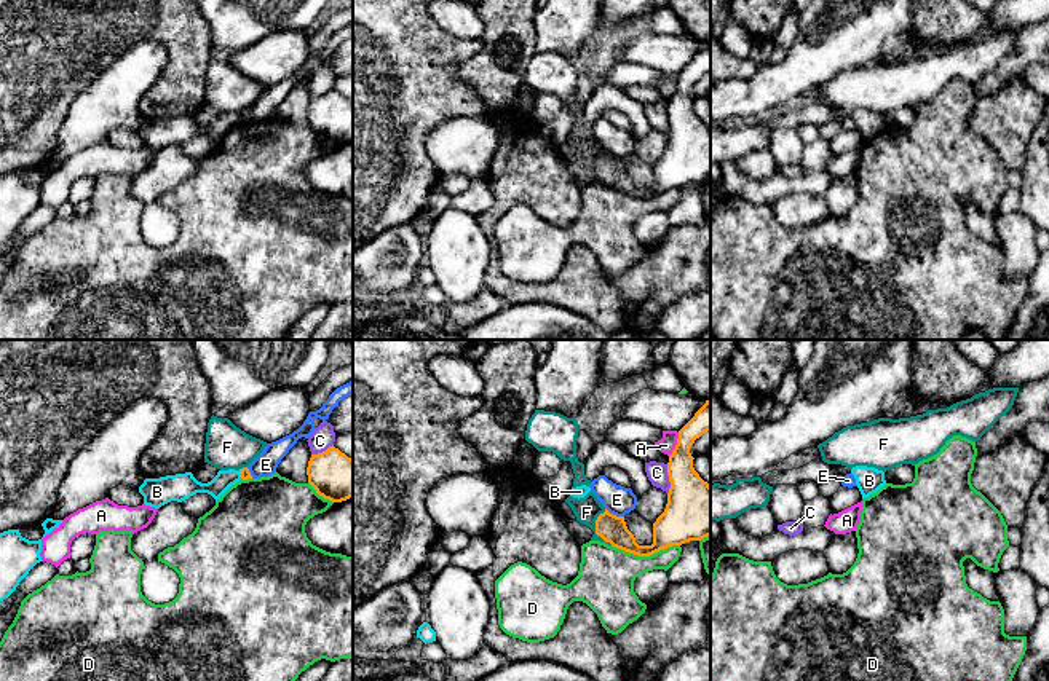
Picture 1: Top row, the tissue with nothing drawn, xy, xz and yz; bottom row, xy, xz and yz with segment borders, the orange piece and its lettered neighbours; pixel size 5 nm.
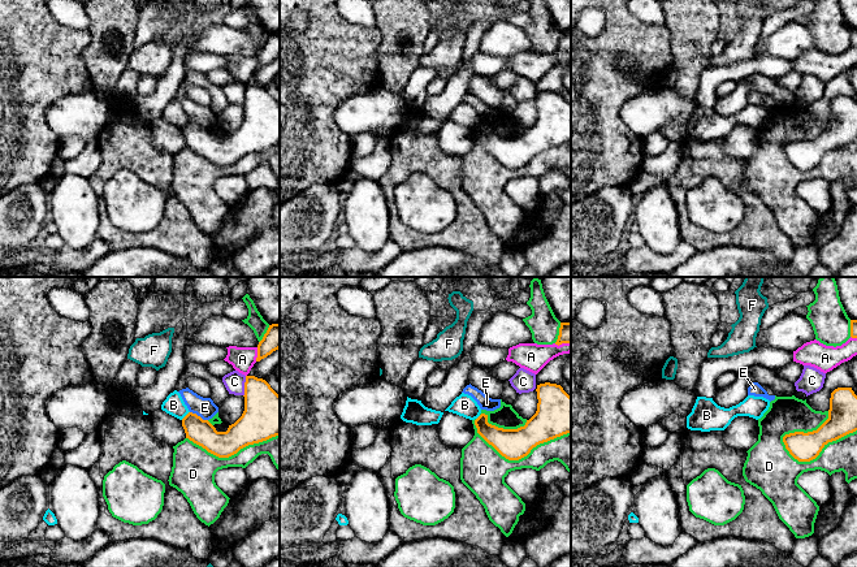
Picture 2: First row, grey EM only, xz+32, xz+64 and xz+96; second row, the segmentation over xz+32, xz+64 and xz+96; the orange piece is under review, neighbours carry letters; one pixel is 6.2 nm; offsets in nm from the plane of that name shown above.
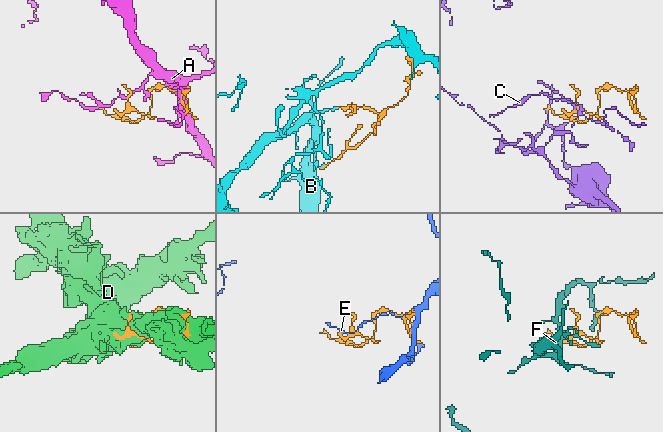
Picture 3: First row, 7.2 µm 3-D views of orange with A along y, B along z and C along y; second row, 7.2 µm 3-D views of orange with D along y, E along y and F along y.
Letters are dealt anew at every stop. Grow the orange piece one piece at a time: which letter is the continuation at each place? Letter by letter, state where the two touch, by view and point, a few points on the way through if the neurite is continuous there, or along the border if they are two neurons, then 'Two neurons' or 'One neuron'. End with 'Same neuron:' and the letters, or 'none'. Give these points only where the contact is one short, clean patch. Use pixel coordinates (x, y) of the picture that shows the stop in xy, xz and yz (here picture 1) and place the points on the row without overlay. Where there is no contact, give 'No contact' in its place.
A: Touches orange at xz (676, 88). Two neurons
B: Touches orange at xy (240, 115). Two neurons
C: Touches orange at xz (669, 122). Two neurons
D: Touches orange at xz (645, 198). Two neurons
E: Touches orange at xz (615, 158). Two neurons
F: Touches orange at xz (596, 173). Boundary: xz (604, 152), (596, 163), (596, 176), (612, 187). Two neurons
Same neuron: none

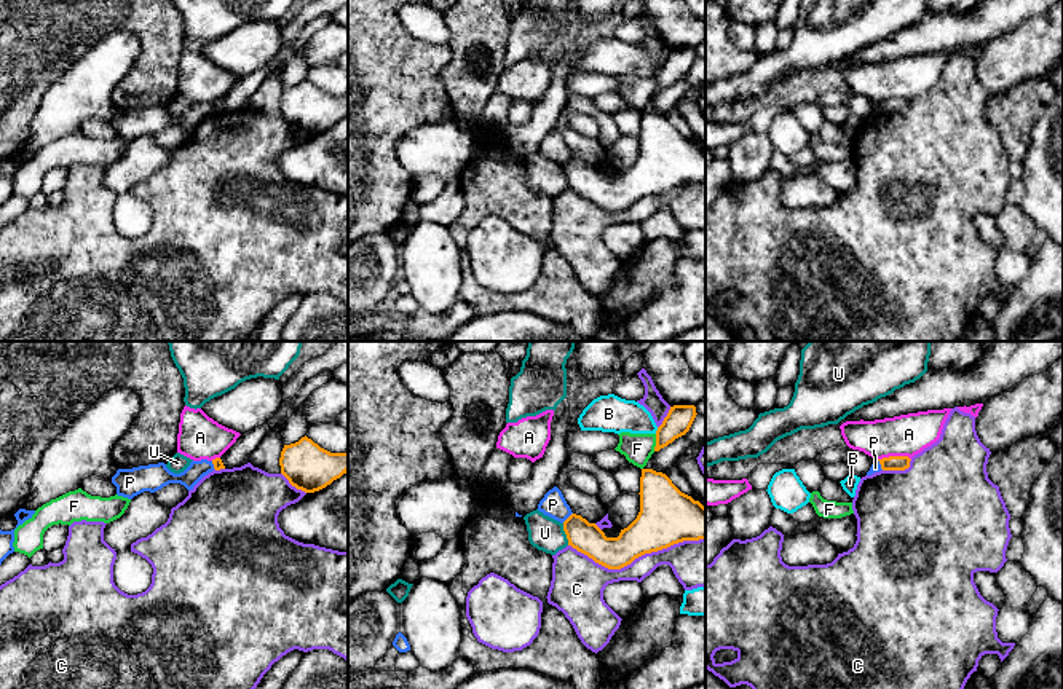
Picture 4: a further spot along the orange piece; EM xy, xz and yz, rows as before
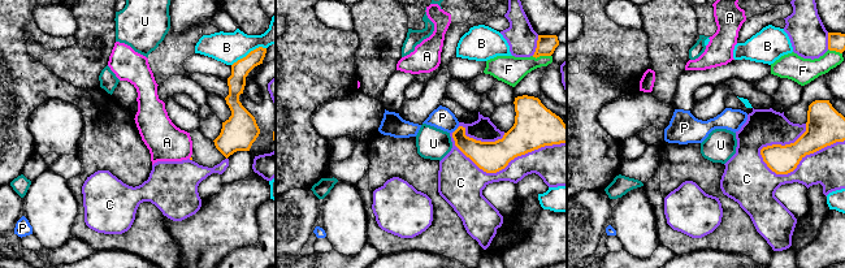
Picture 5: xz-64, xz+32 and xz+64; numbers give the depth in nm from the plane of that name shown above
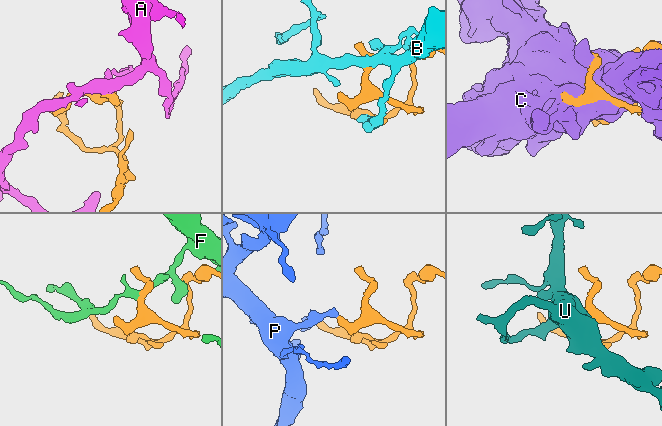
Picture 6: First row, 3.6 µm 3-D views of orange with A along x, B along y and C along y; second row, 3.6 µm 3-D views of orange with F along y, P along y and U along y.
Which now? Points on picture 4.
A: Touches orange at yz (894, 99). Boundary: yz (910, 101), (883, 99), (878, 102). Two neurons
B: Touches orange at xz (656, 74). Two neurons
C: Touches orange at xz (636, 200). Two neurons
F: Touches orange at xz (656, 85). Two neurons
P: Touches orange at xz (569, 160). Two neurons
U: Touches orange at xz (565, 176). Boundary: xz (562, 166), (569, 187). Two neurons
Same neuron: none

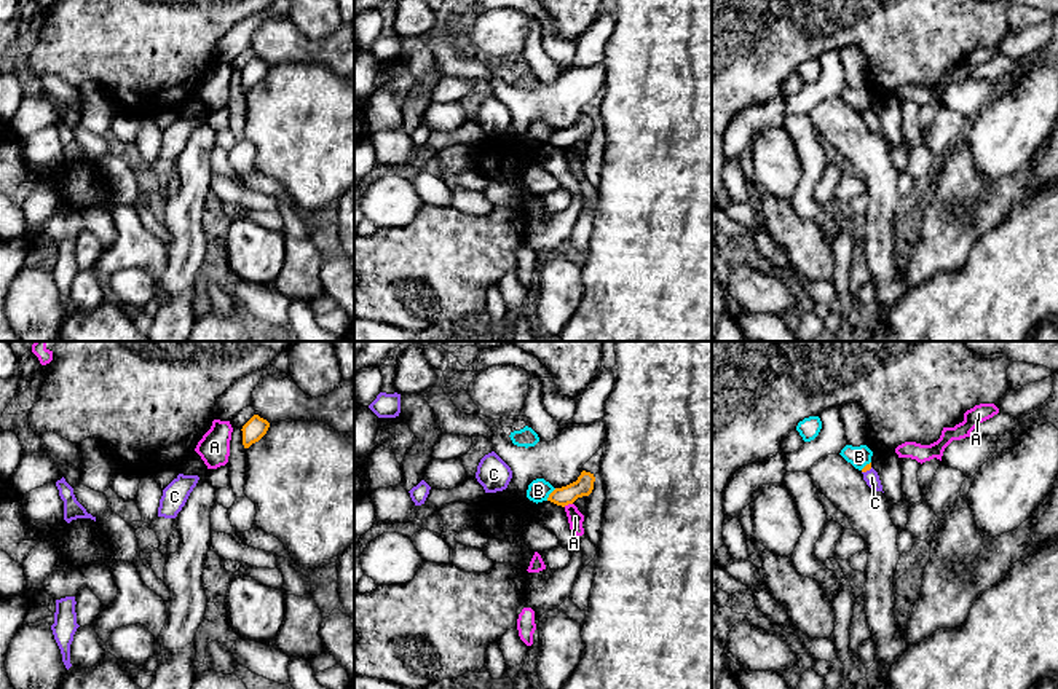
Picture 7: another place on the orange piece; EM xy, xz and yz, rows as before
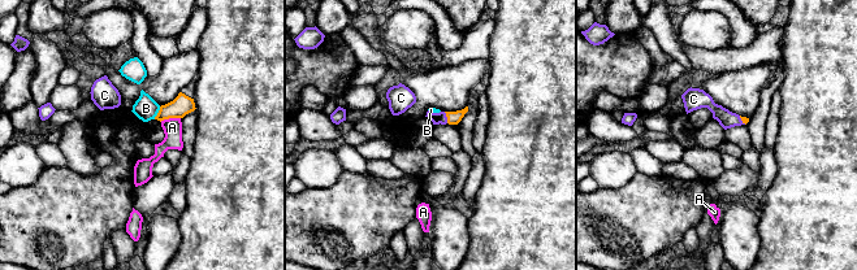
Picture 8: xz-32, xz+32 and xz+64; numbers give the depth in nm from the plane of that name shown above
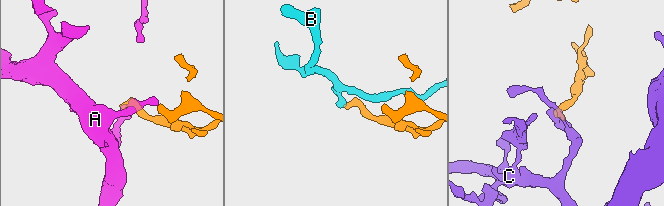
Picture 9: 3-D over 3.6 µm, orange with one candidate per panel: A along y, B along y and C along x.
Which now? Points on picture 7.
A: Touches orange at xz (567, 147). Two neurons
B: Touches orange at xz (549, 137). Boundary: xz (556, 131), (546, 142). Two neurons
C: Touches orange at yz (867, 112). Path across: yz (868, 109), (867, 112), (872, 120). One neuron
Same neuron: C

